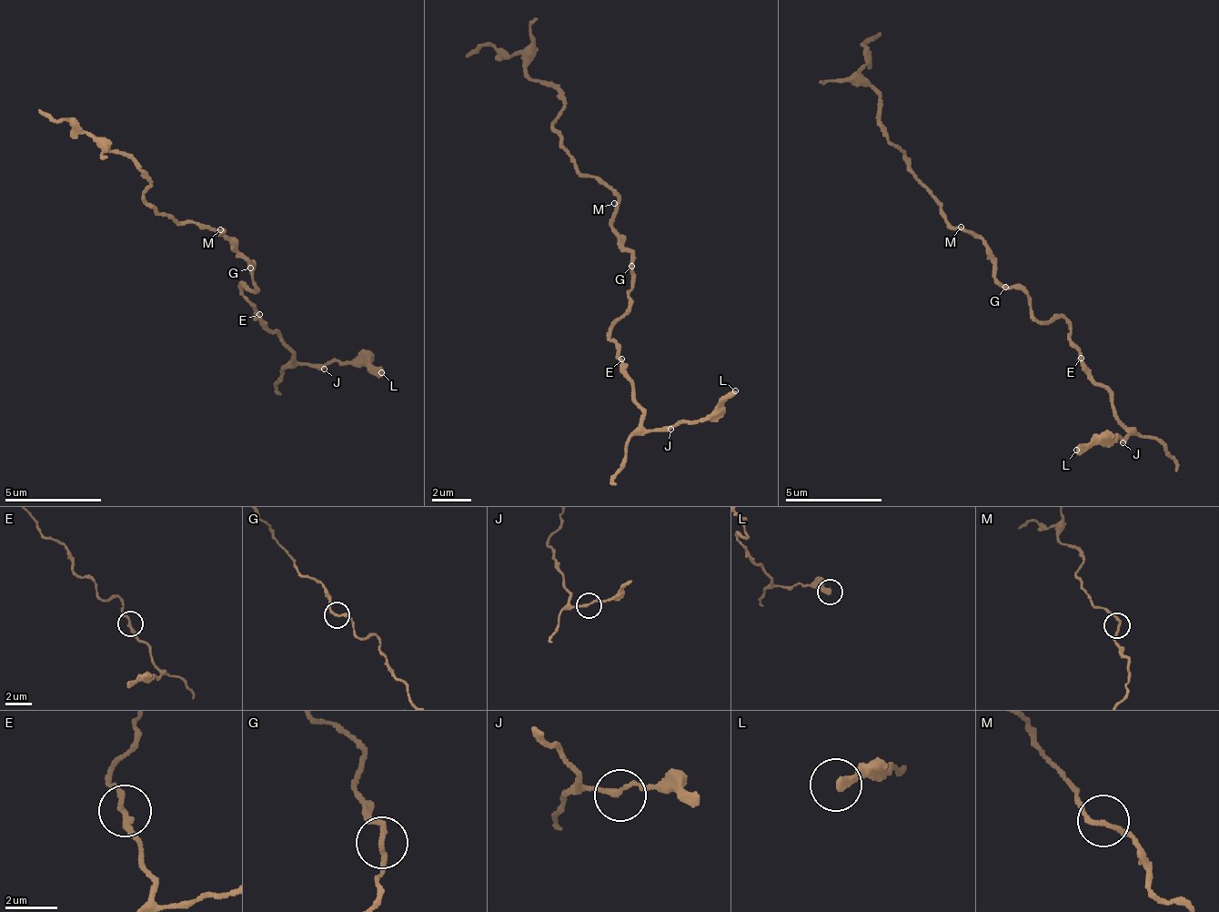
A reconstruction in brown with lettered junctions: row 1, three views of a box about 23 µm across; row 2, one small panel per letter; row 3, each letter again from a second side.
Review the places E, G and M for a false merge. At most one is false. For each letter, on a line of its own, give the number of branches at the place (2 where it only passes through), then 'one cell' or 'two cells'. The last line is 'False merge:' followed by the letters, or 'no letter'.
E: 2 branches meet; one cell
G: 2 branches meet; one cell
M: 2 branches meet; one cell
False merge: no letter

